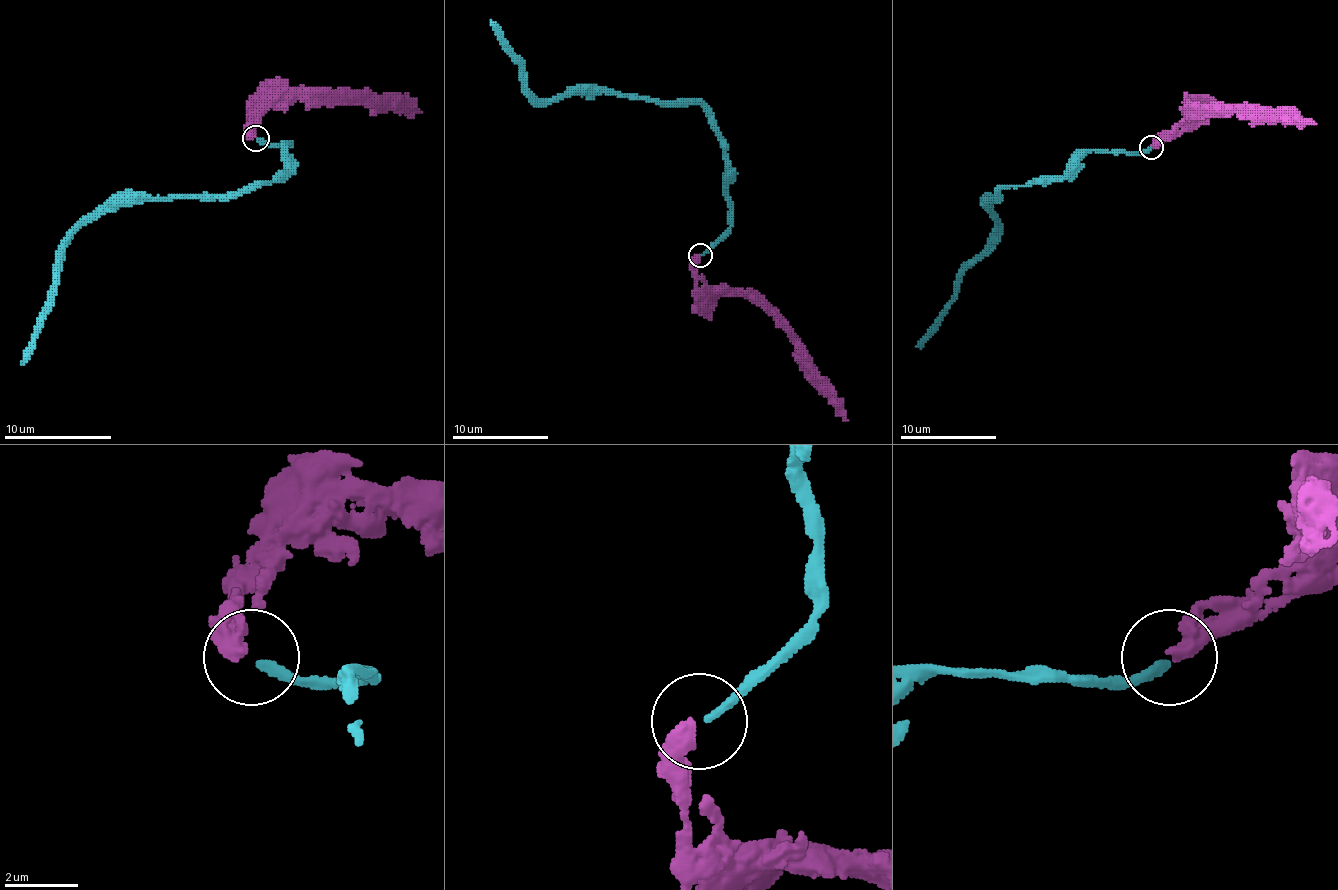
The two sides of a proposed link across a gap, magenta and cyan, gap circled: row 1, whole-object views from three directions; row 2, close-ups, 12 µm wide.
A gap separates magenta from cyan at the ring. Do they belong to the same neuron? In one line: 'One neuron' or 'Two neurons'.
One neuron

